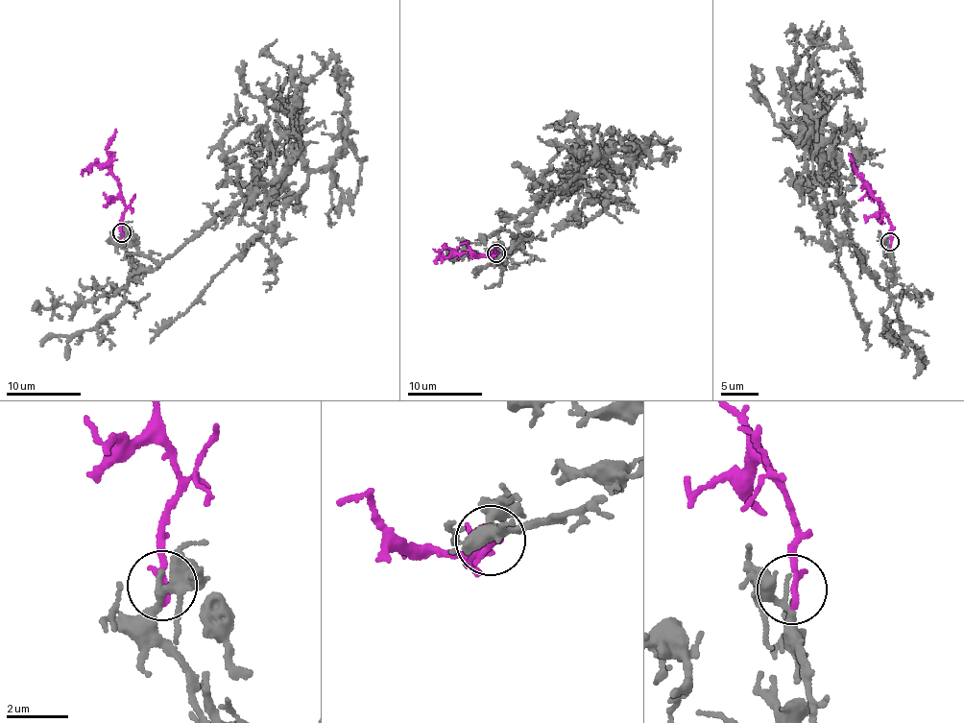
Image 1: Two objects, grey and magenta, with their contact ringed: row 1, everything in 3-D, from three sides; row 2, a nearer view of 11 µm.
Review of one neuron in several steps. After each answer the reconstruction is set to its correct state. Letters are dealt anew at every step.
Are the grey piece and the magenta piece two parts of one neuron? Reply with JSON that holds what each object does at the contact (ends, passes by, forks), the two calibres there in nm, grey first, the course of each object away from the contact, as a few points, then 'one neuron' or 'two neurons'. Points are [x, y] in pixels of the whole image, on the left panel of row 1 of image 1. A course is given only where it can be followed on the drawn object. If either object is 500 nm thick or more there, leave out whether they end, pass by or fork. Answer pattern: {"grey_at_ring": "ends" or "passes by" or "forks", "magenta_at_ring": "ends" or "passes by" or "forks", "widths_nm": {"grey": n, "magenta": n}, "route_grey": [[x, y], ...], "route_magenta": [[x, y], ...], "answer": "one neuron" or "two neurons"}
{"grey_at_ring": "passes by", "magenta_at_ring": "ends", "widths_nm": {"grey": 190, "magenta": 280}, "route_grey": [[120, 231], [132, 279], [297, 156], [310, 169], [326, 166], [345, 143], [348, 124], [340, 70]], "route_magenta": [[122, 232], [122, 213], [125, 204], [107, 151], [115, 129]], "answer": "one neuron"}

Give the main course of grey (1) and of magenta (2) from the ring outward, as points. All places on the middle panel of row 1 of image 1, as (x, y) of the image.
1: (494, 252), (523, 240), (518, 225), (569, 191), (609, 143), (634, 143), (617, 204)
2: (496, 253), (489, 259), (488, 256), (455, 253), (444, 250), (444, 244)

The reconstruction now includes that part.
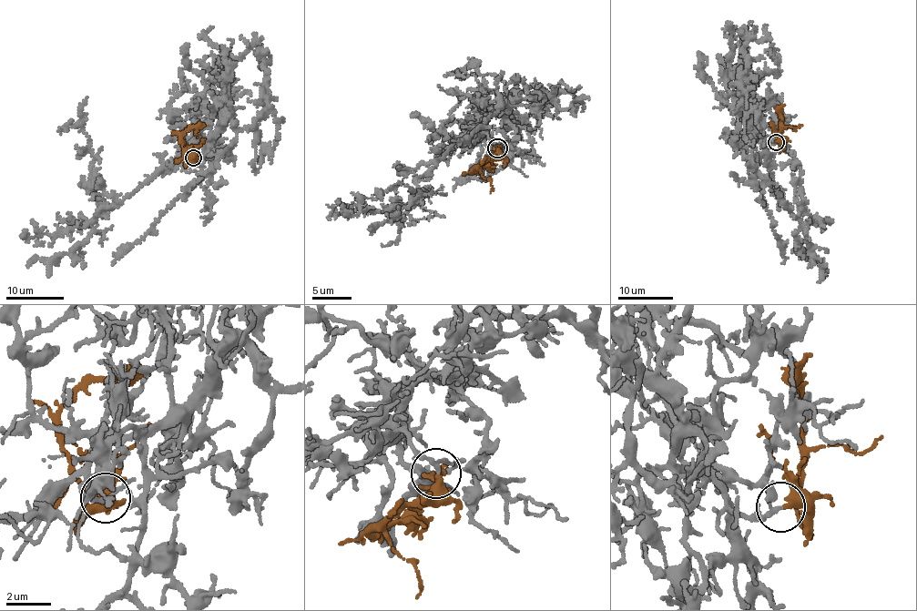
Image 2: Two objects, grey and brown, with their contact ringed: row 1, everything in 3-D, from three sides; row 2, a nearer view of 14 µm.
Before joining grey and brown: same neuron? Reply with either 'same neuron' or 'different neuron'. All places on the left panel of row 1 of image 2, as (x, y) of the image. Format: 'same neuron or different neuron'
same neuron

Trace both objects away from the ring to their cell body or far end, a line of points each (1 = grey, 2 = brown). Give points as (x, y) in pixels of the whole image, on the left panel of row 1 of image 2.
1: (192, 157), (185, 152), (97, 216), (97, 195), (89, 186), (94, 156), (79, 114), (86, 96)
2: (192, 157), (186, 153), (181, 135), (189, 127), (205, 125)

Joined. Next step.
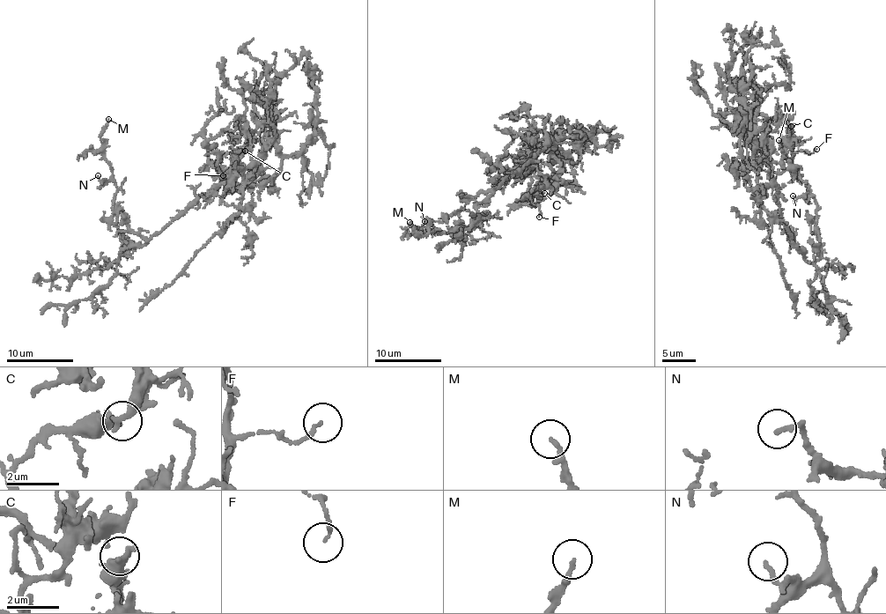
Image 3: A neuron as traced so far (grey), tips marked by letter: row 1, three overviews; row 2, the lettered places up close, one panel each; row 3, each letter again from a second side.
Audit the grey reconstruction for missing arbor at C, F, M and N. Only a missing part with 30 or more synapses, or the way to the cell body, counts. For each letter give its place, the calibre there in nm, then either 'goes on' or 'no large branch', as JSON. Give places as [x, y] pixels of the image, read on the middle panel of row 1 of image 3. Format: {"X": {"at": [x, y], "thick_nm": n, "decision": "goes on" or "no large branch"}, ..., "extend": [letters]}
{"C": {"at": [544, 193], "thick_nm": 240, "decision": "no large branch"}, "F": {"at": [539, 217], "thick_nm": 120, "decision": "no large branch"}, "M": {"at": [409, 222], "thick_nm": 190, "decision": "no large branch"}, "N": {"at": [424, 221], "thick_nm": 160, "decision": "no large branch"}, "extend": []}

